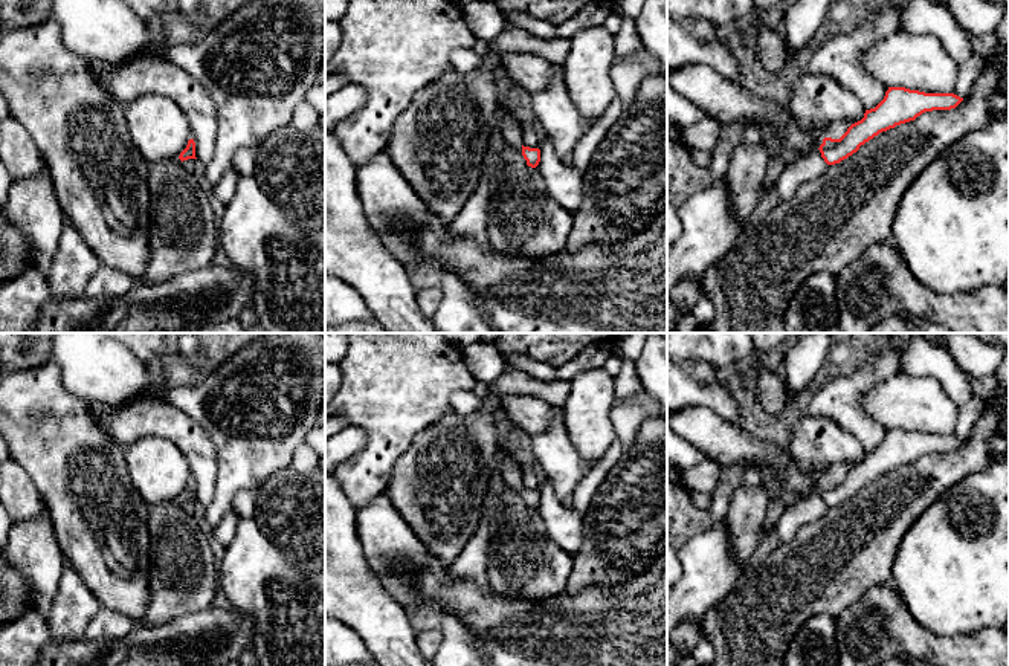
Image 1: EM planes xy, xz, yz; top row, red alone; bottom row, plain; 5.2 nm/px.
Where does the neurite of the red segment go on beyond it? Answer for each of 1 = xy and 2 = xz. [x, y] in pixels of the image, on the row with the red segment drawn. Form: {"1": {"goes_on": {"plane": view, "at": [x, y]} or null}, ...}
{"1": {"goes_on": null}, "2": {"goes_on": null}}

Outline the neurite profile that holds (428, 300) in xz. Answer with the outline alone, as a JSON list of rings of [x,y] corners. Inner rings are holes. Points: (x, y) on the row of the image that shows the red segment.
[[[441,287],[417,290],[417,304],[421,313],[429,318],[432,318],[437,313],[441,299],[443,299]]]

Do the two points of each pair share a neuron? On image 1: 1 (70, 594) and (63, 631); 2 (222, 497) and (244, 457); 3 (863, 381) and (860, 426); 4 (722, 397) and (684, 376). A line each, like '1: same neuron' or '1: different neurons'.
1: same neuron
2: same neuron
3: same neuron
4: same neuron

